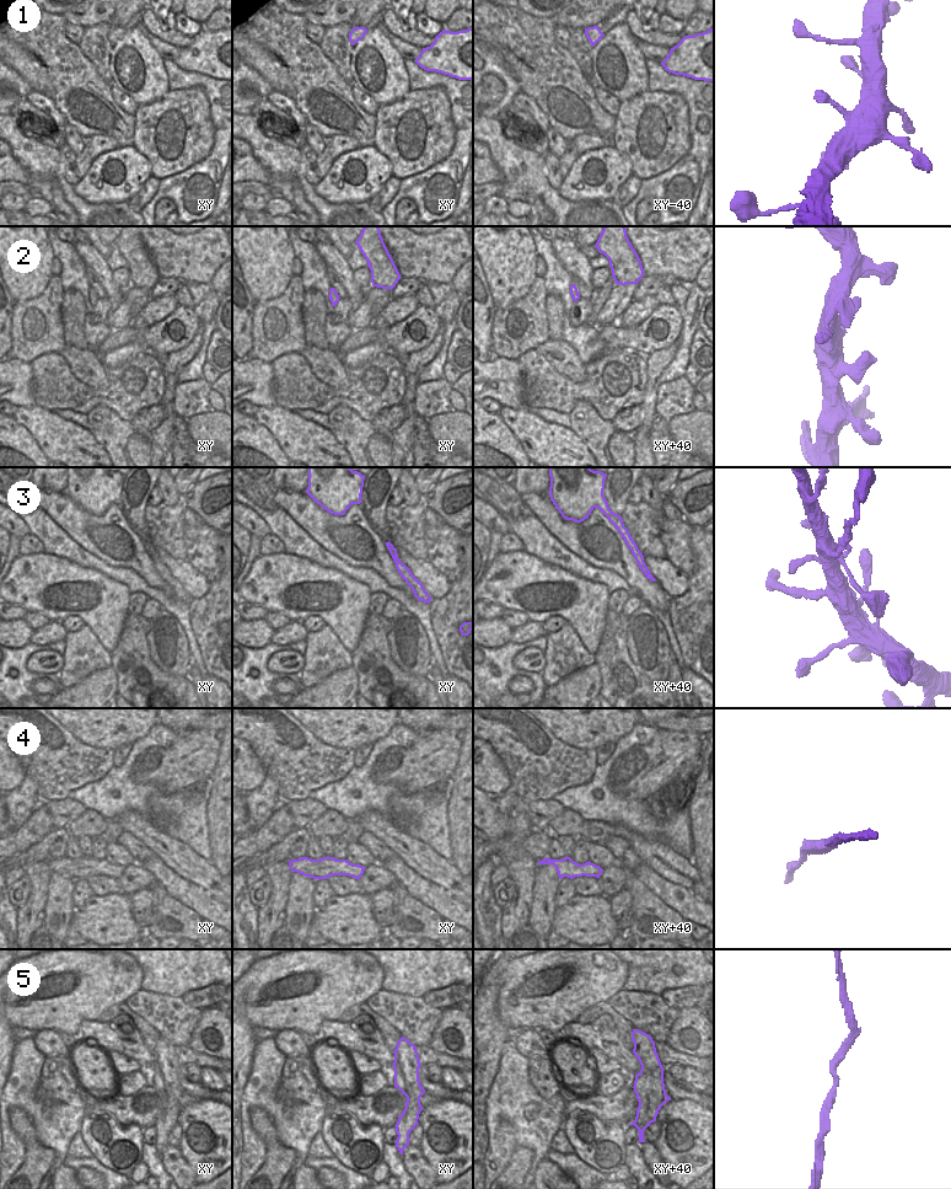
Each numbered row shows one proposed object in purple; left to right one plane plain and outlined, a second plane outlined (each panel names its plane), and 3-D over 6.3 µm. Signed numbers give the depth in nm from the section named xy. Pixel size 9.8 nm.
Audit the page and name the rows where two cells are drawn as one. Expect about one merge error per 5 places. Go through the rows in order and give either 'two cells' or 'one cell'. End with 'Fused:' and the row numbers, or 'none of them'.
1: one cell
2: one cell
3: one cell
4: one cell
5: one cell
Fused: none of them

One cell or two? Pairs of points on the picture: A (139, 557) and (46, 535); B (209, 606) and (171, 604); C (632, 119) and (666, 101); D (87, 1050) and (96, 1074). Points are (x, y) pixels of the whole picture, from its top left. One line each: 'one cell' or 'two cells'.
A: two cells
B: two cells
C: one cell
D: one cell

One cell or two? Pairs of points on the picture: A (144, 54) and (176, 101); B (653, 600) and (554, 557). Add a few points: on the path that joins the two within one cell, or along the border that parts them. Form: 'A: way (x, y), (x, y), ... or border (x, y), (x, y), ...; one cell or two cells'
A: border (168, 90), (160, 98), (144, 105); two cells
B: border (613, 571), (635, 593); two cells

